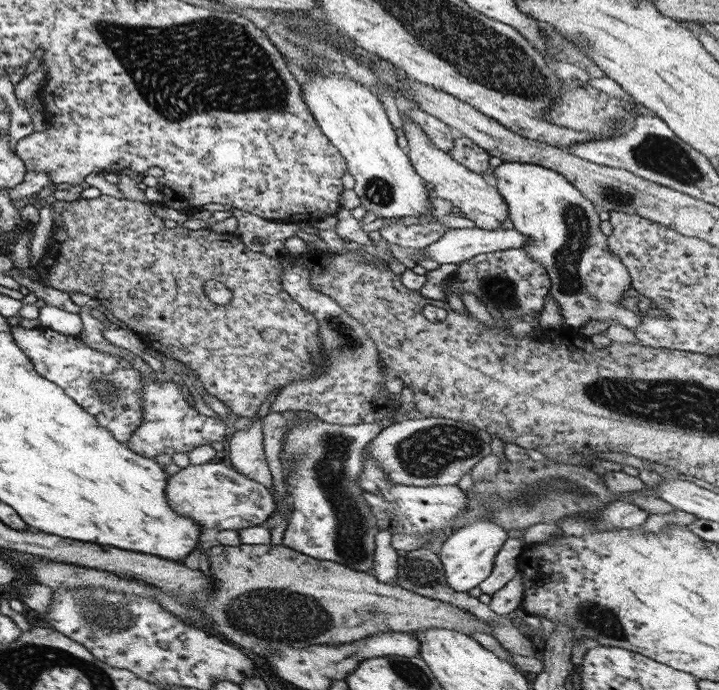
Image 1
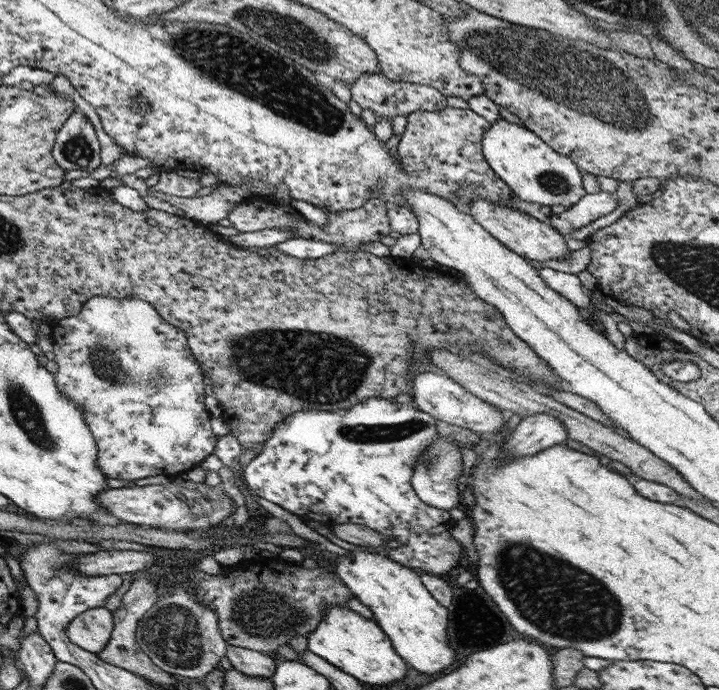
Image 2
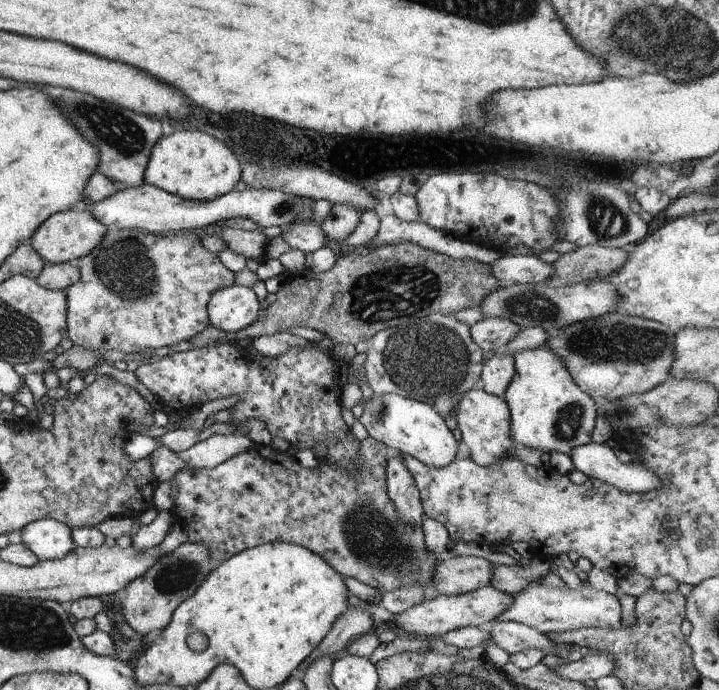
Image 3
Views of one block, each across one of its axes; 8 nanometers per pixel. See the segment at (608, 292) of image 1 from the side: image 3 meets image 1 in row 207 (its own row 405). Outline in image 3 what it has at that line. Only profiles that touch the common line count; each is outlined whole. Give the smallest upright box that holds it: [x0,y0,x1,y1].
[502,347,596,456]

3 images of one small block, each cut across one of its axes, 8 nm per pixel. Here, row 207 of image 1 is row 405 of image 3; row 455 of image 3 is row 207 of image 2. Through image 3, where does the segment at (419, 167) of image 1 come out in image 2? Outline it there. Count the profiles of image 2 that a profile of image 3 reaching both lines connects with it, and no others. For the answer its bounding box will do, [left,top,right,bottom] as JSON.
[468,199,570,262]

